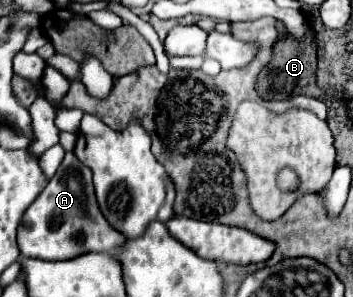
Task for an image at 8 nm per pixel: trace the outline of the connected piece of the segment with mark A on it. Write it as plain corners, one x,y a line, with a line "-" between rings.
65,153
65,159
59,165
55,177
25,211
17,241
23,257
59,261
91,251
109,253
121,247
127,239
117,229
111,229
111,225
99,211
91,181
91,169
79,163
75,153

